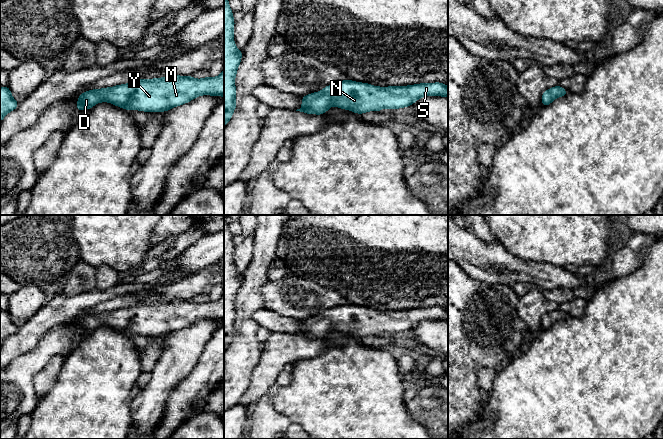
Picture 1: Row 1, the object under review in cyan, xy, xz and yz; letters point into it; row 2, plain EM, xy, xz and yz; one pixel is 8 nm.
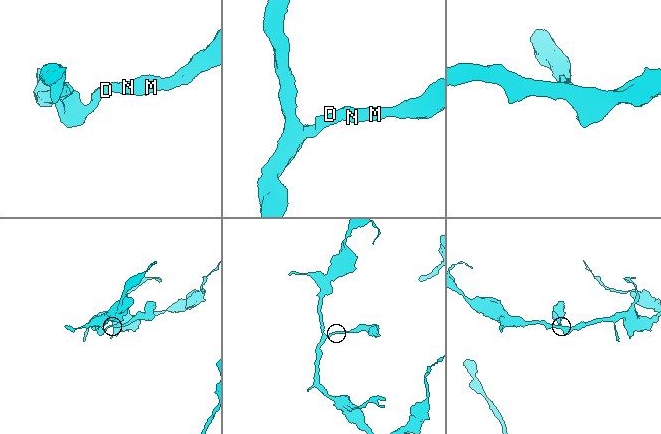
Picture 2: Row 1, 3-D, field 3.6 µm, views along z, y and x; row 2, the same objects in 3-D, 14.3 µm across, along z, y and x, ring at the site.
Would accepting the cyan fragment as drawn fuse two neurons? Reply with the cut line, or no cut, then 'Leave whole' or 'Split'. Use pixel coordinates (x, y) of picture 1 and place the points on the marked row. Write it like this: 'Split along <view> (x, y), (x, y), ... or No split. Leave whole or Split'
No split. Leave whole

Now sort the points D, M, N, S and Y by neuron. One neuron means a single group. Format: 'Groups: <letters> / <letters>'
Groups: D M N S Y

